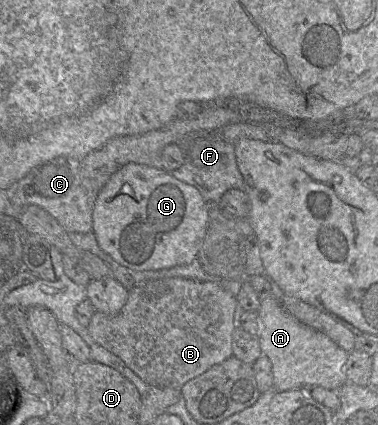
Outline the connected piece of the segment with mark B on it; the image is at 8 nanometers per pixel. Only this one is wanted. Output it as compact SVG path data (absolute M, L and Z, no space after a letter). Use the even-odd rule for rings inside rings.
M181 277L162 278L146 281L129 290L125 305L116 315L107 315L100 311L95 311L92 315L89 325L87 326L87 329L92 339L97 344L119 357L128 368L130 368L143 382L149 386L180 389L189 380L203 374L214 365L222 363L232 356L232 334L234 331L233 320L236 305L236 297L224 290L215 282L197 281Z

